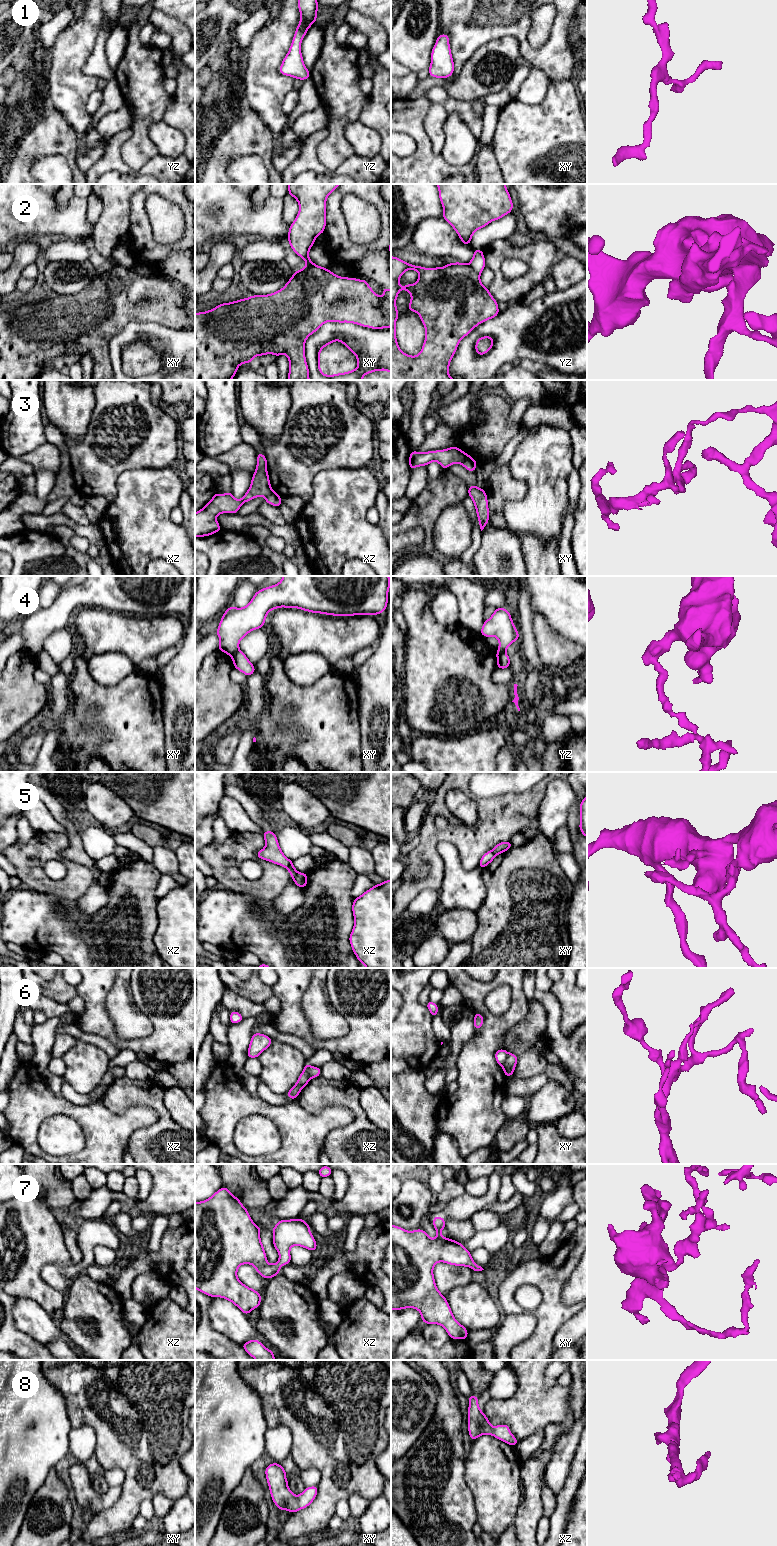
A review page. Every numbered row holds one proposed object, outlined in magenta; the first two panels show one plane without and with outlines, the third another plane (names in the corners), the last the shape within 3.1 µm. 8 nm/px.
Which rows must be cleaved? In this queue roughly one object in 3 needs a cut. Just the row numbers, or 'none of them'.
2, 3, 4, 5, 6

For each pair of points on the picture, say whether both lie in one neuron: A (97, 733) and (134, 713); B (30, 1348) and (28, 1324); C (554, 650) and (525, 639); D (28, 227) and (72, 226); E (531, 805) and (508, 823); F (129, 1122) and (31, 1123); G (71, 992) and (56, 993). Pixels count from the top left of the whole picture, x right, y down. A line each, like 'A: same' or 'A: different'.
A: different
B: different
C: different
D: same
E: same
F: same
G: same

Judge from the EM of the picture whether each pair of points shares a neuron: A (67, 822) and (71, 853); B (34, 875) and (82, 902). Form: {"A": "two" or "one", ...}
{"A": "one", "B": "two"}

